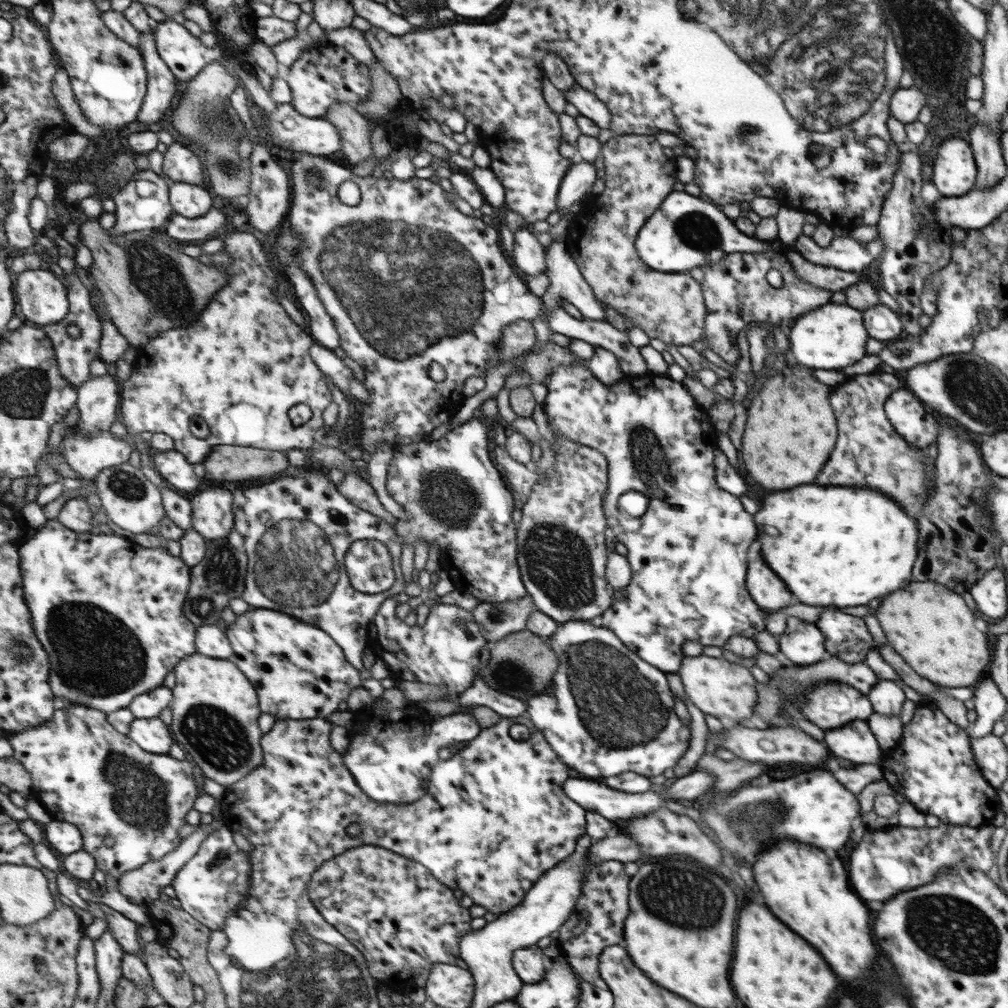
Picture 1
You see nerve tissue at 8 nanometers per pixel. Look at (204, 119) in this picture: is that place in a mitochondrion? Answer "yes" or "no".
yes

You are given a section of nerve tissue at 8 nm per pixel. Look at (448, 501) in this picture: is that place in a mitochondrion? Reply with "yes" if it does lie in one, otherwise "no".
yes

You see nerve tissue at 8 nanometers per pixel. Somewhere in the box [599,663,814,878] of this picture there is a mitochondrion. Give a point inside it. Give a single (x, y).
(753, 819)

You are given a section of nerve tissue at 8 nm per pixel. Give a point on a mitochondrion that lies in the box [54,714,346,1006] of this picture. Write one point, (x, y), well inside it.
(140, 797)

